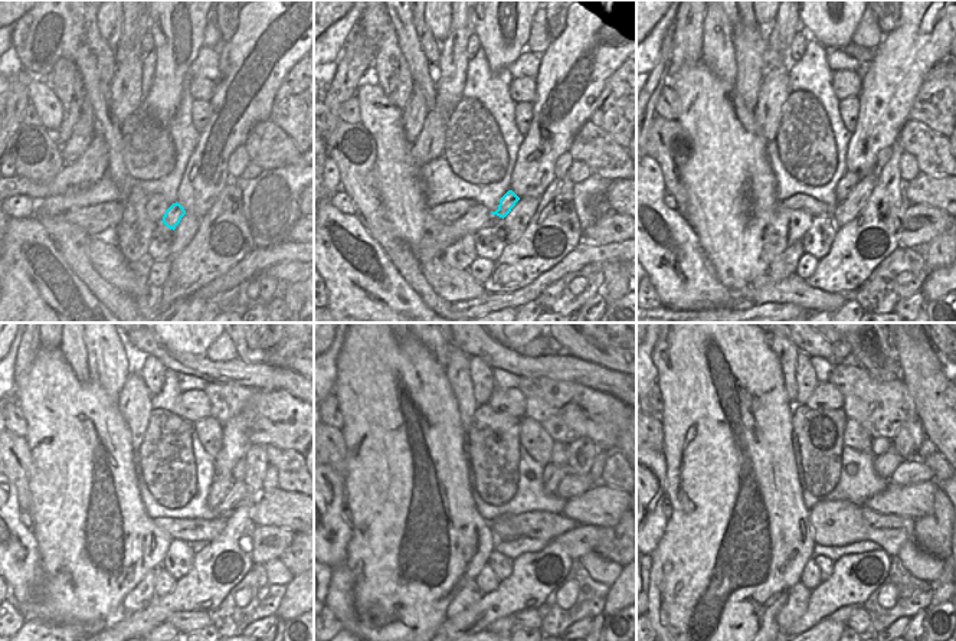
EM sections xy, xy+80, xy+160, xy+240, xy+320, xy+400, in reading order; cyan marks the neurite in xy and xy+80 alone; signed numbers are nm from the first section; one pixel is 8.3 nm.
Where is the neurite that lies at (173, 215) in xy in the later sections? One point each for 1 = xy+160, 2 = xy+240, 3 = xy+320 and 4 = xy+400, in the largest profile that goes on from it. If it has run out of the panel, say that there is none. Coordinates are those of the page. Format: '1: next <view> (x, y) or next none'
1: next xy+160 (847, 183)
2: next xy+240 (222, 481)
3: next xy+320 (553, 474)
4: next xy+400 (884, 465)

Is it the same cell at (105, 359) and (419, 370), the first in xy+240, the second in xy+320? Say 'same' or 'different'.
different

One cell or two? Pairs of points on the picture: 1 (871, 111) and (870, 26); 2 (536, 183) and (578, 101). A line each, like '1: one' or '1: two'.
1: two
2: one

